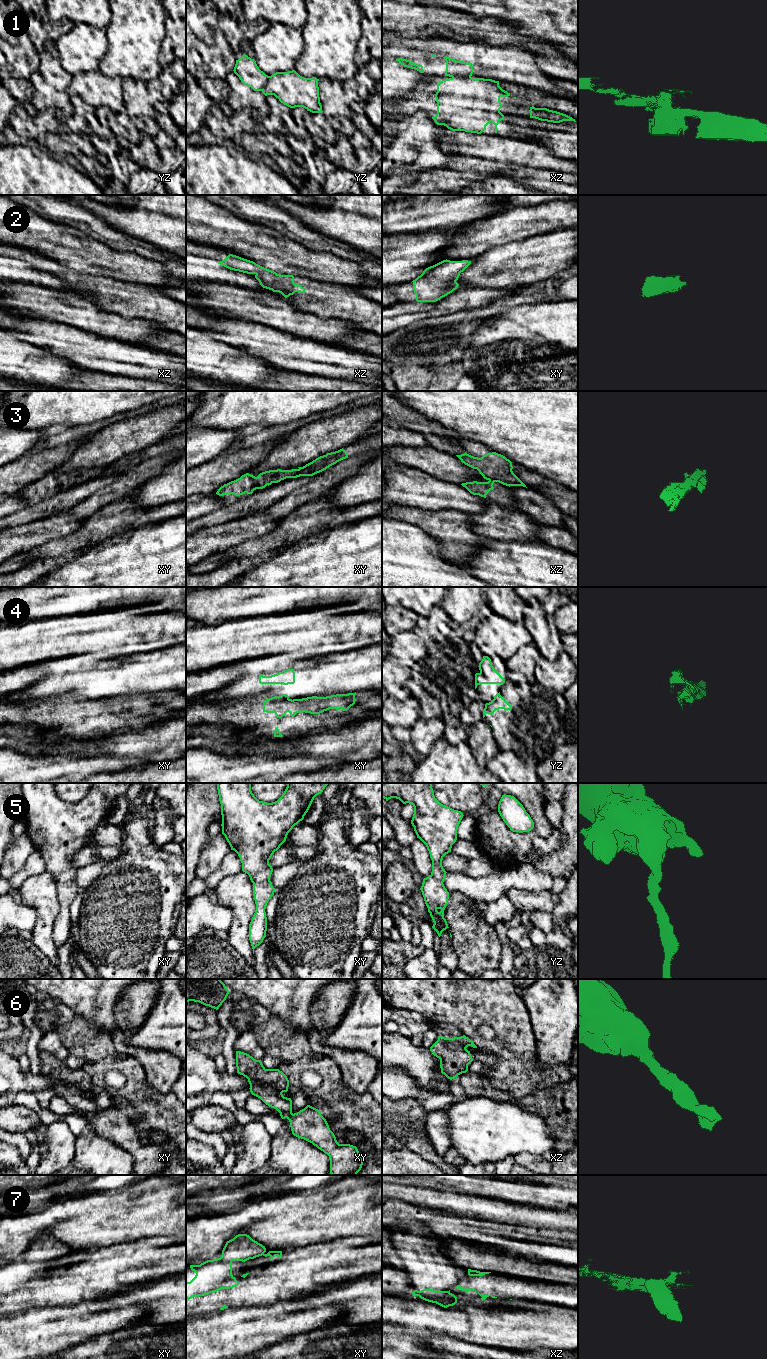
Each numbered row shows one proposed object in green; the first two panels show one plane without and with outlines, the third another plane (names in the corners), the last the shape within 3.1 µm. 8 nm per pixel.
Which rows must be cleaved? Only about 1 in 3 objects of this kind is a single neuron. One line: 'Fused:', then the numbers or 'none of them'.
Fused: 1, 3, 4, 7

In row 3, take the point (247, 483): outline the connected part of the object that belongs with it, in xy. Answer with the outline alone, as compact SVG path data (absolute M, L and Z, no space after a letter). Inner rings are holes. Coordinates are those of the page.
M298 467L292 470L269 470L260 473L257 477L246 473L240 478L221 486L216 494L219 496L227 494L234 494L235 496L240 496L245 493L252 494L256 489L263 489L267 485L269 486L272 483L278 483L281 480L289 478L290 474L298 475L301 468L302 467Z

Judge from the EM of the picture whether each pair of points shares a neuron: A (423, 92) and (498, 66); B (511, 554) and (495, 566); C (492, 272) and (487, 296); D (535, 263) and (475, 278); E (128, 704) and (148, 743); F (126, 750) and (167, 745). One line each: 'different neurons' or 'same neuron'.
A: different neurons
B: same neuron
C: different neurons
D: same neuron
E: different neurons
F: same neuron

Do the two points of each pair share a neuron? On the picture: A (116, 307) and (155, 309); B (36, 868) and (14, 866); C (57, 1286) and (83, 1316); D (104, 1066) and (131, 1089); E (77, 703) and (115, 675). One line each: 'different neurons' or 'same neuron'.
A: same neuron
B: different neurons
C: different neurons
D: same neuron
E: different neurons

